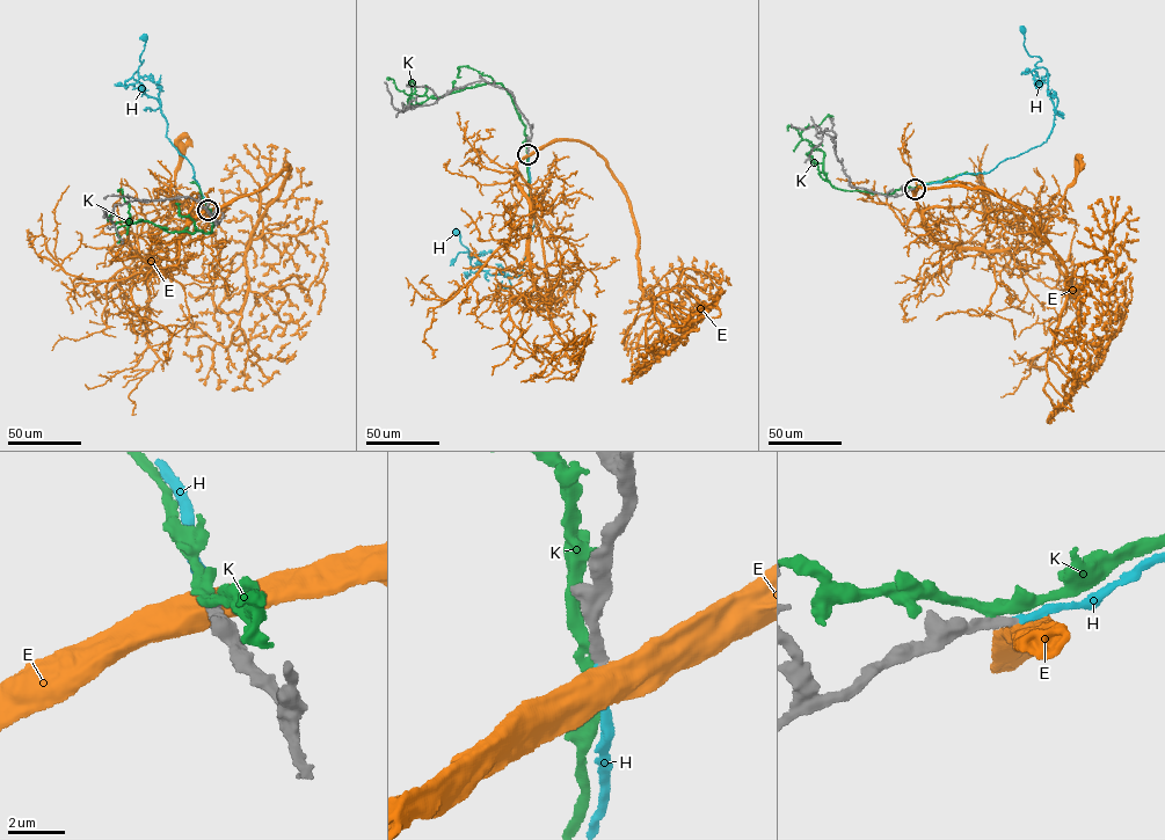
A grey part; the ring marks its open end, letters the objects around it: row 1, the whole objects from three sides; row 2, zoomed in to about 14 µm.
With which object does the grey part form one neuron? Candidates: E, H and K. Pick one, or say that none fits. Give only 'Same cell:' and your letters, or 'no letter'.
Same cell: H

